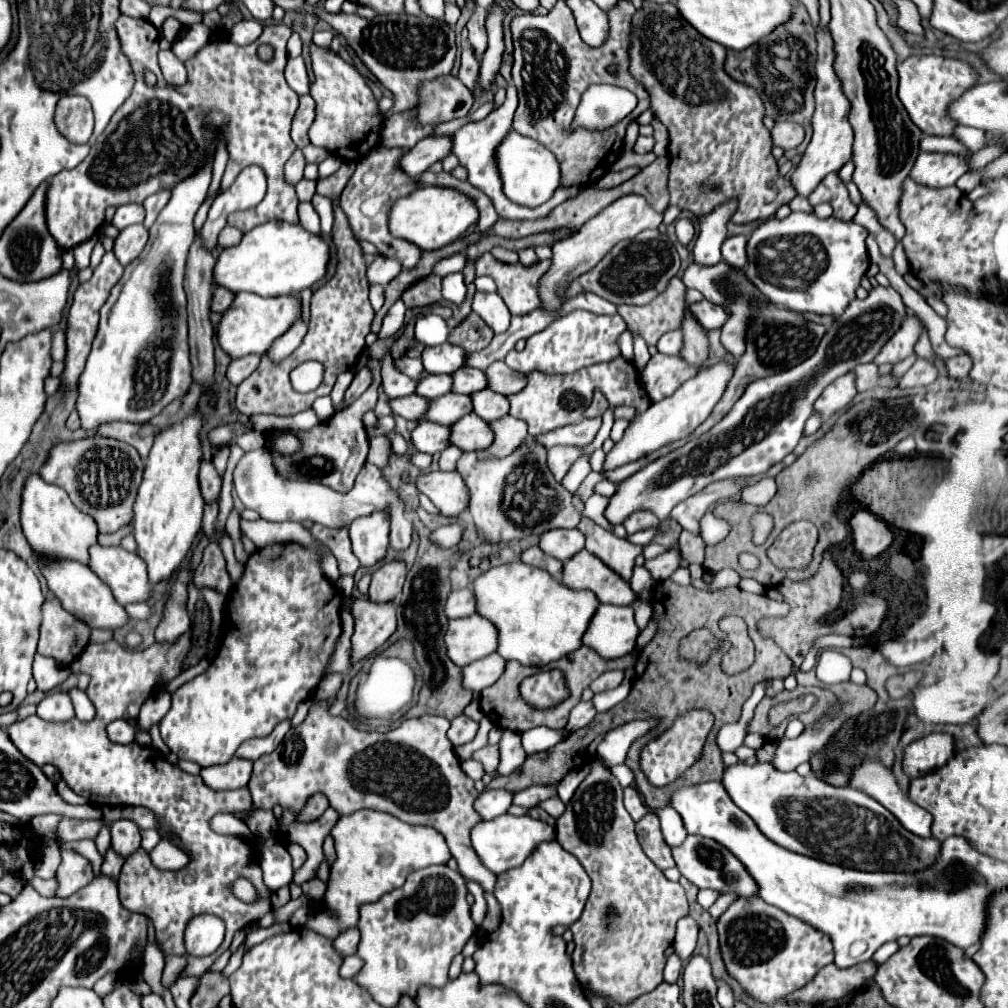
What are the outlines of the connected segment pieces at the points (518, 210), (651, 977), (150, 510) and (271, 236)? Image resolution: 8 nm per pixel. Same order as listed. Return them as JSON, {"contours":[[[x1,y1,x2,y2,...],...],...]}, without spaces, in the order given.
{"contours":[[[506,85,506,101,502,103,502,107,498,107,496,111,492,111,486,119,478,121,478,123,466,123,464,127,460,127,454,135,452,135,452,153,458,157,460,165,466,167,468,171,468,181,478,187,480,191,484,191,492,203,494,203,494,209,498,213,500,219,540,219,545,217,558,206,560,203,566,201,566,199,572,199,576,197,578,193,583,189,580,185,573,185,572,187,558,188,553,197,546,203,539,207,520,207,518,203,512,203,504,191,502,191,502,181,500,181,500,175,498,175,498,169,496,169,496,161,494,161,494,149,500,145,500,141,508,135,508,131,512,129,512,117,514,117,514,111,518,107,518,97,516,97,516,89,514,85]],[[598,759,592,763,590,775,576,789,574,797,566,805,566,811,556,821,556,841,582,863,592,879,592,893,584,913,570,927,576,943,572,955,576,979,586,993,606,997,618,1005,628,1005,632,999,646,995,662,983,666,963,664,951,674,941,676,921,688,915,686,893,680,883,668,881,662,871,650,859,646,859,634,833,634,821,622,805,622,787,616,777,610,775,608,767,604,767]],[[190,413,182,423,162,431,156,437,146,461,144,479,134,503,134,539,138,545,136,553,144,559,148,567,148,581,152,585,172,577,202,529,204,499,198,487,202,425,202,415]],[[268,221,252,231,246,231,238,245,226,247,220,251,212,283,220,285,232,293,252,291,262,297,278,297,300,293,306,287,312,287,326,273,328,261,328,243,320,235,310,235,298,225,284,221]]]}

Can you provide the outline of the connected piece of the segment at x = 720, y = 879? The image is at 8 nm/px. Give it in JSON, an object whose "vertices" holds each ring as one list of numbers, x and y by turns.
{"vertices":[[688,835,682,845,672,847,672,857,682,877,686,877,690,883,694,883,700,889,716,889,720,893,734,891,742,897,754,897,758,893,754,879,748,875,742,863,728,849,724,849,720,843,712,839,704,839,700,835]]}

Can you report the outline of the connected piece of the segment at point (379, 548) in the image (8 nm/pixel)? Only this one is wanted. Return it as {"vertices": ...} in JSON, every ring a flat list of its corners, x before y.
{"vertices":[[374,513,368,517,354,519,348,527,352,551,358,557,360,565,372,567,382,561,388,547,388,517,384,513]]}

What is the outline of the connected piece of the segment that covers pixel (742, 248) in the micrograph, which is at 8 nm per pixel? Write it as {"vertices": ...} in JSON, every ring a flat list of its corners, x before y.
{"vertices":[[732,235,724,239,722,251,722,261,728,263,730,267,742,269,746,263,746,237,744,235]]}

